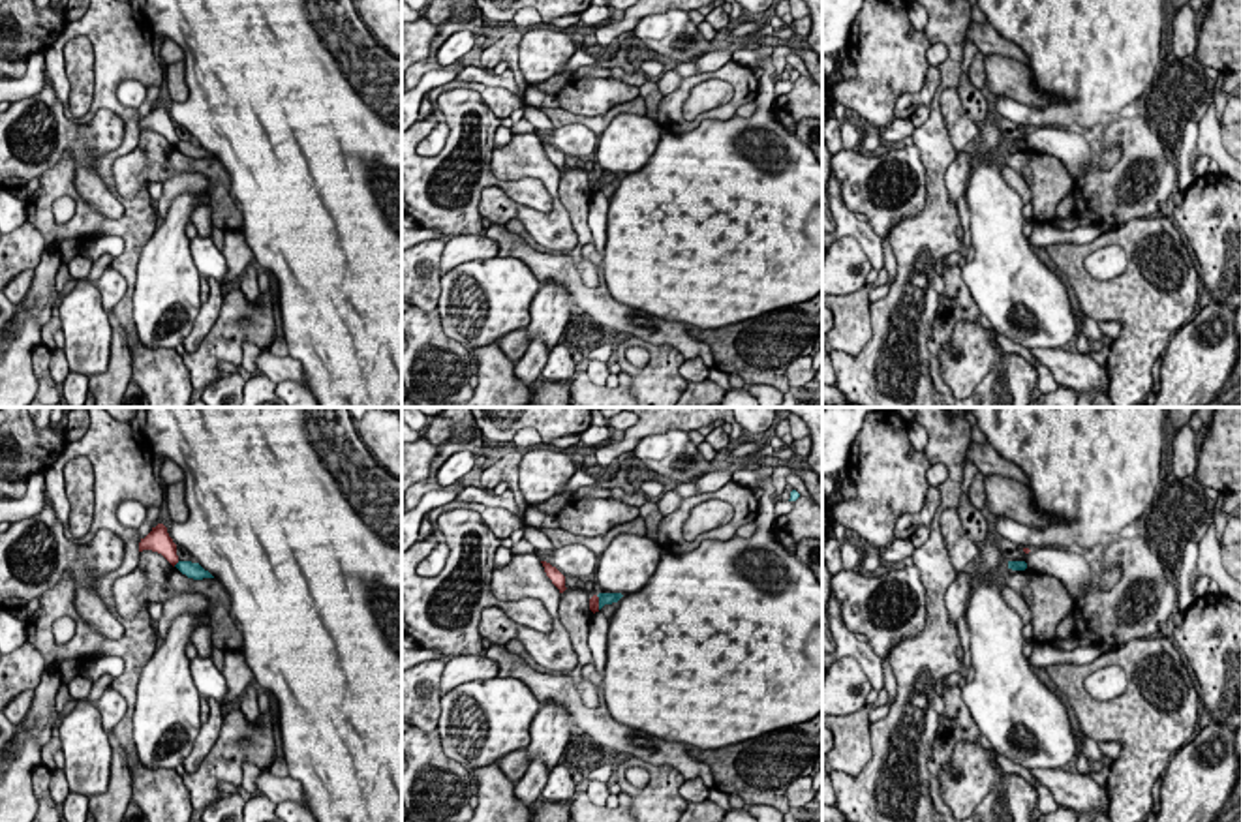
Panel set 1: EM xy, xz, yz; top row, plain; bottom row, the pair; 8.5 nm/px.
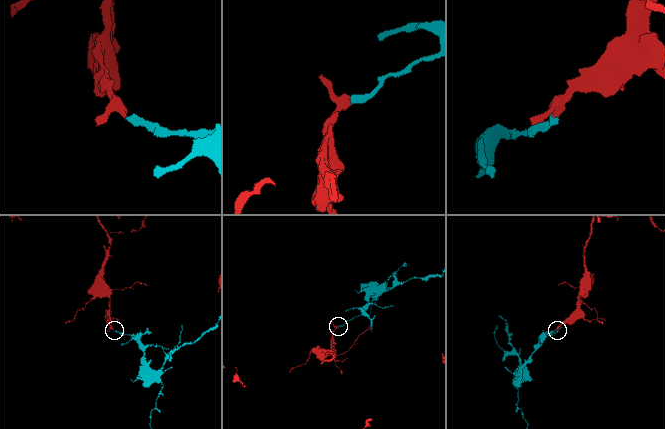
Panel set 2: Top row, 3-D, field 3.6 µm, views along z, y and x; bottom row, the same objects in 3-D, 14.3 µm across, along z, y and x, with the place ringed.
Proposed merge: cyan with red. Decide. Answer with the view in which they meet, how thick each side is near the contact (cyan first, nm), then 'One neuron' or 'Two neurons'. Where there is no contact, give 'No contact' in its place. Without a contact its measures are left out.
Touches cyan in xy. Thickness 140 nm (cyan) against 190 nm. Two neurons

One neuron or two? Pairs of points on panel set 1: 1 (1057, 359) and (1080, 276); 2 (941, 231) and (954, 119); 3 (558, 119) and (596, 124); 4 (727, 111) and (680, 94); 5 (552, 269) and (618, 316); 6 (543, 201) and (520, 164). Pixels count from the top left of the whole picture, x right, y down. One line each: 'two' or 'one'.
1: two
2: two
3: one
4: one
5: one
6: two

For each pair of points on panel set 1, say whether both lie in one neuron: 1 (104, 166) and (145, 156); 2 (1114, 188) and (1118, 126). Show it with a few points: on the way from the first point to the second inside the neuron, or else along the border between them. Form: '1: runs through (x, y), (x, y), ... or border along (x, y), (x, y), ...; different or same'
1: border along (141, 132), (113, 164), (124, 199); different
2: runs through (1129, 173), (1129, 141); same

